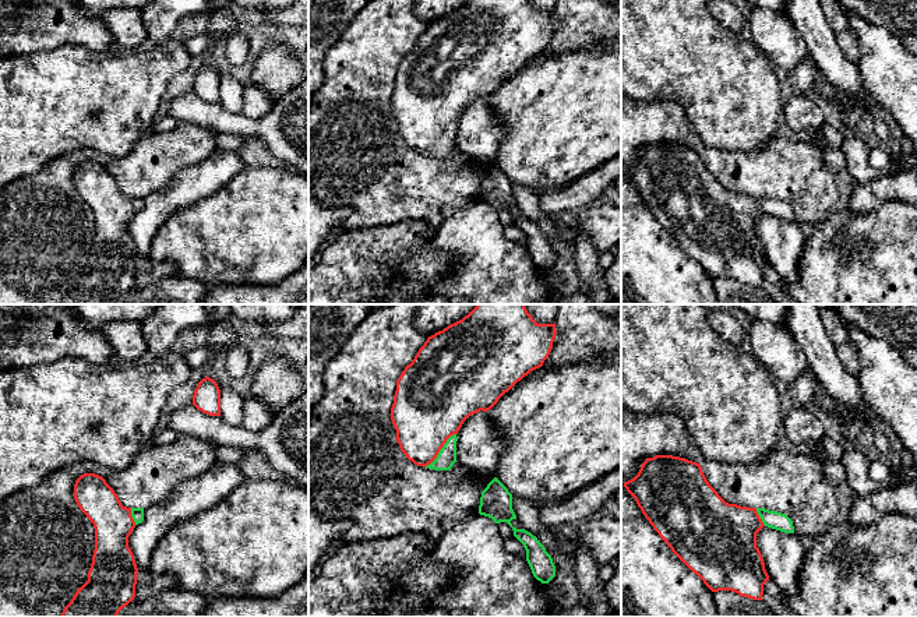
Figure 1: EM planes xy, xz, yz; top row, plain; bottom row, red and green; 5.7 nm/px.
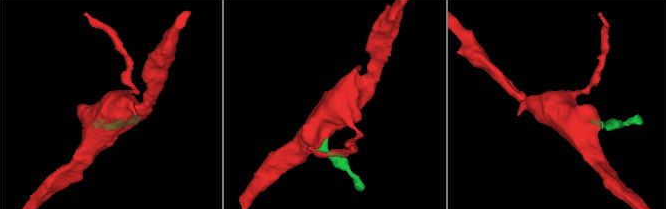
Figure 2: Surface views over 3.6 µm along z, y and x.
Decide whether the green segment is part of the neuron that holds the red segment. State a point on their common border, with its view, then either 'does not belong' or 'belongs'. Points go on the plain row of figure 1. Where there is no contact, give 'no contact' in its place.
contact xz (440, 136); belongs

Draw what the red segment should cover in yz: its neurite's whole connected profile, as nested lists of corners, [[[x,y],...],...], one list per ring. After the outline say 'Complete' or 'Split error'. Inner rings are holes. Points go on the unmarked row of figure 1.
[[[673,142],[646,145],[638,162],[625,169],[624,174],[635,186],[642,201],[662,228],[712,279],[731,278],[744,285],[762,288],[763,272],[769,268],[769,262],[756,235],[756,221],[763,214],[794,221],[793,209],[786,201],[726,190],[709,172],[699,151]]]. Split error

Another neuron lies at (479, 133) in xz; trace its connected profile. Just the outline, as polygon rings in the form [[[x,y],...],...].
[[[487,99],[470,102],[456,124],[456,148],[479,162],[494,162],[507,127],[498,120]]]

